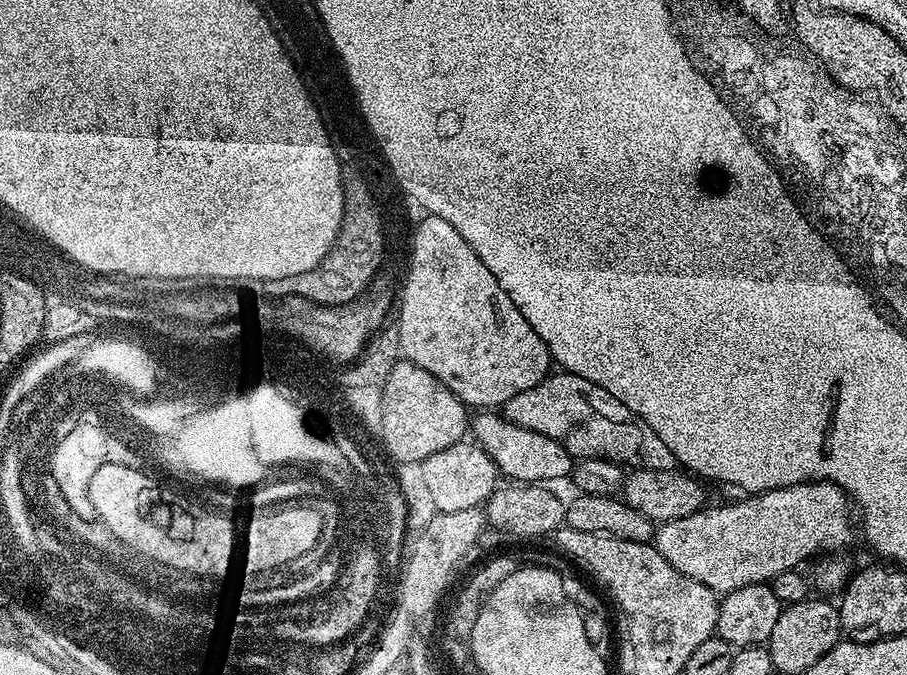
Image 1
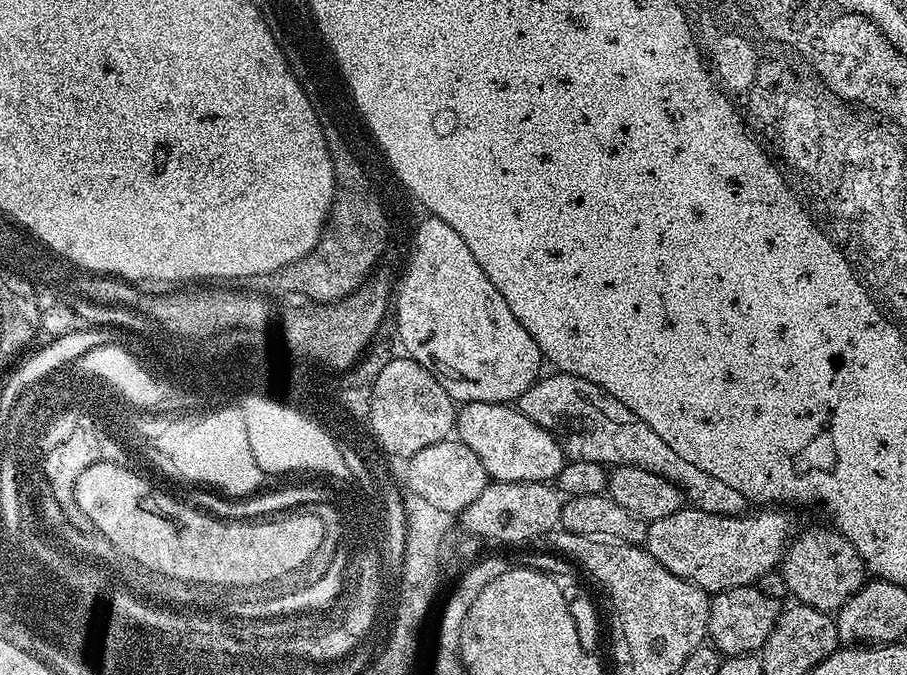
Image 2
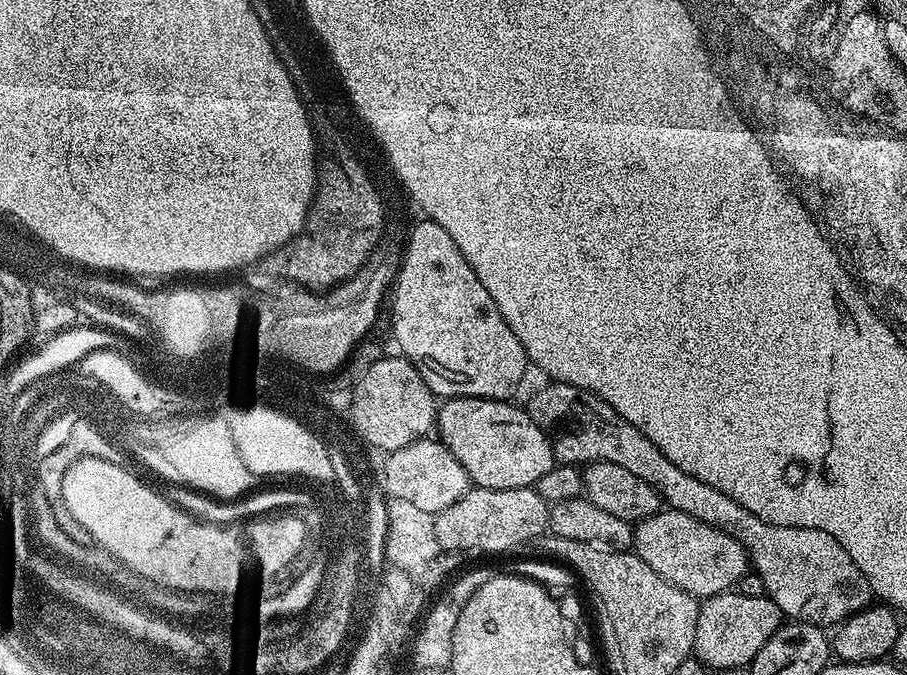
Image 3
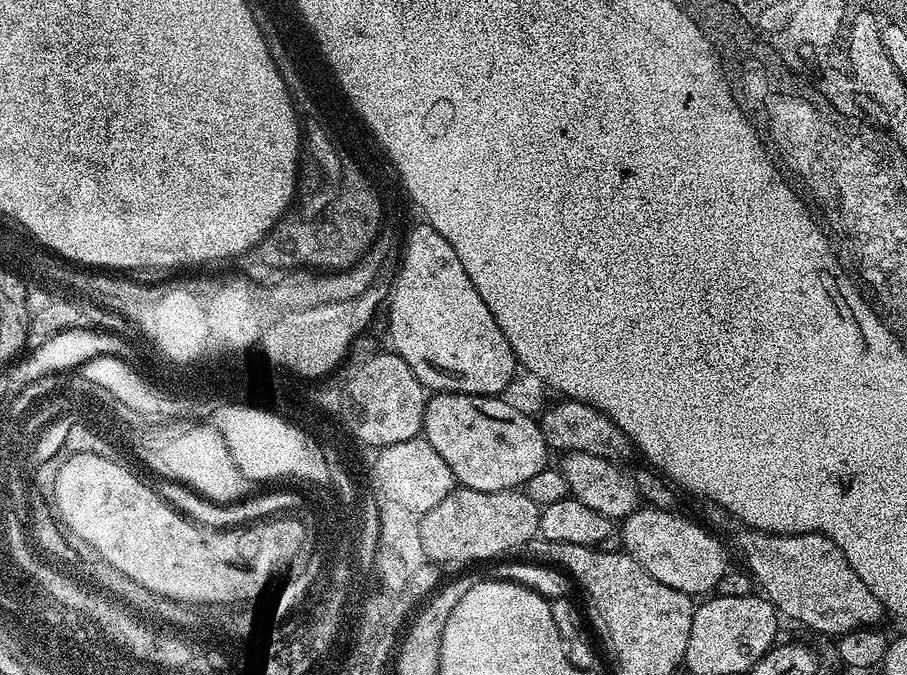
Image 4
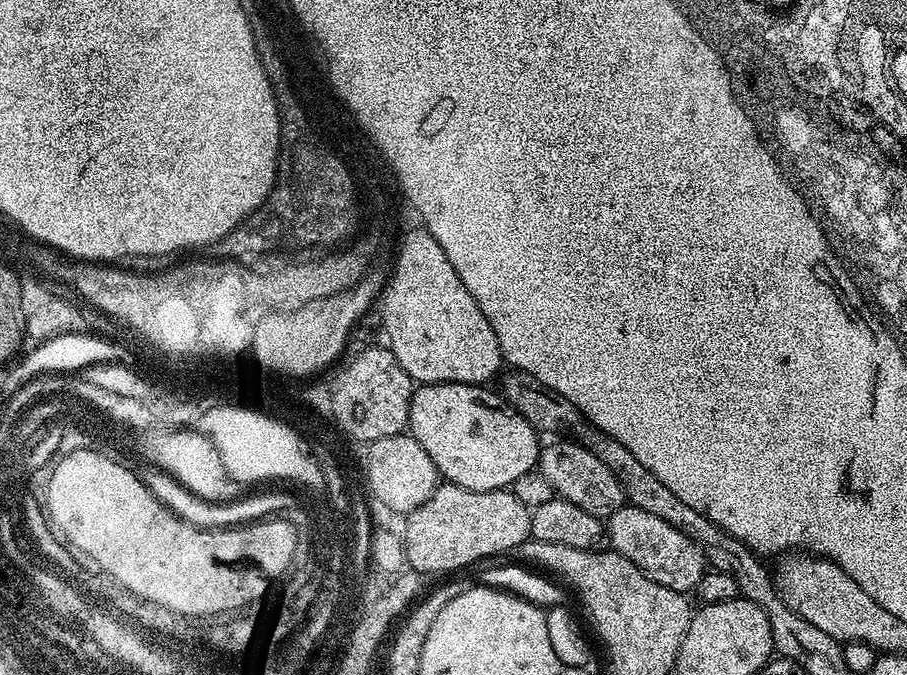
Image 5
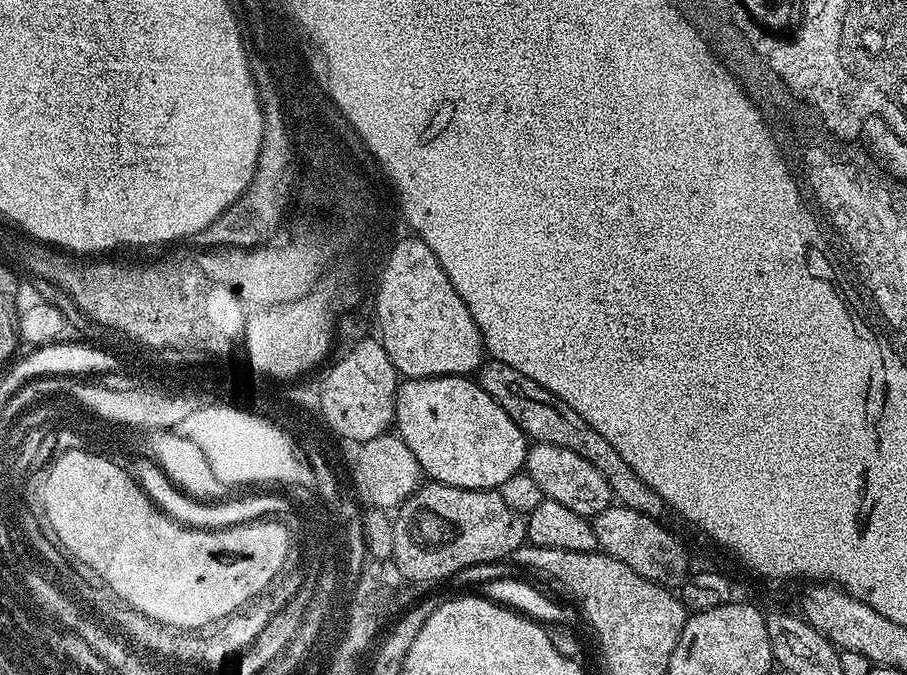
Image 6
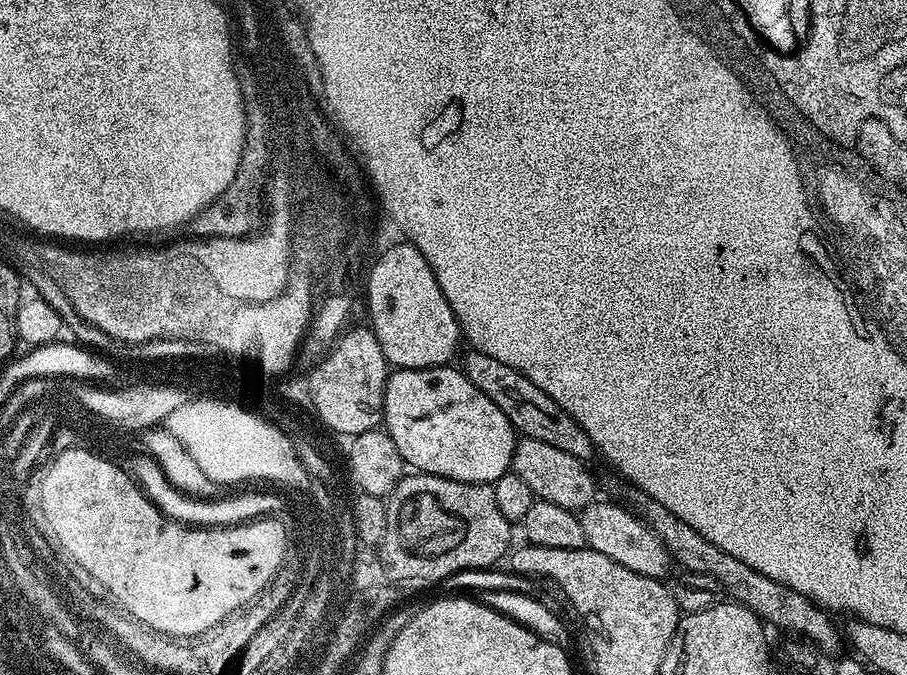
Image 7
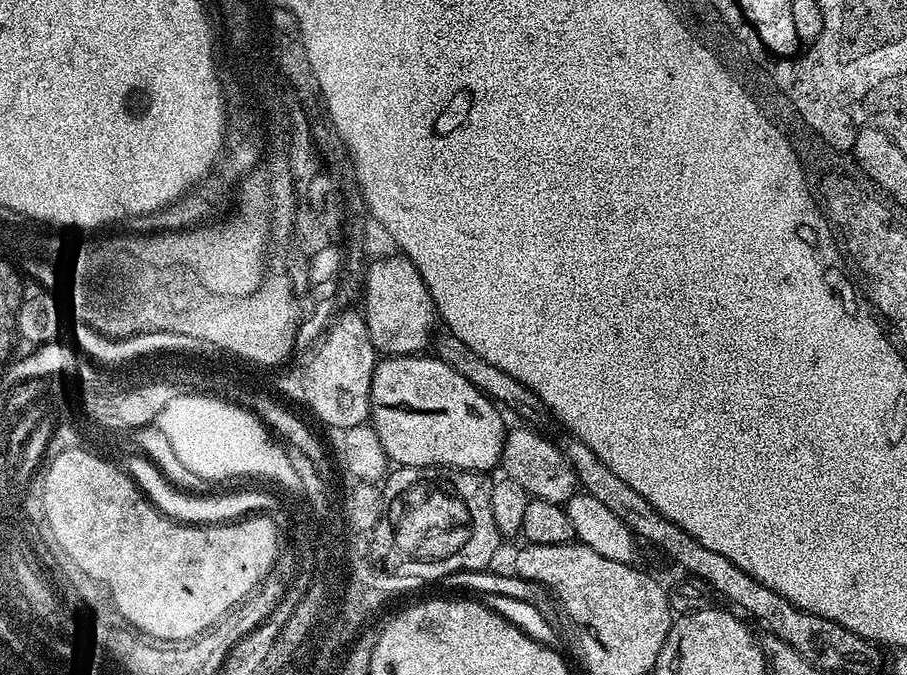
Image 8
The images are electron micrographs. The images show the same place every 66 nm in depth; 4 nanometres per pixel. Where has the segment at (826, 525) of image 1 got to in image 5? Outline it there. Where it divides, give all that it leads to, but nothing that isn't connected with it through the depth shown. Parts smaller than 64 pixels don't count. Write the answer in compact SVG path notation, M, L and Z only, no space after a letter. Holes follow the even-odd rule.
M631 506L619 508L613 516L607 517L606 540L611 551L622 554L622 558L630 558L630 562L651 580L675 592L691 593L704 577L706 561L701 548L686 538L682 530L674 530L670 522L654 518L654 514L646 514L646 510Z

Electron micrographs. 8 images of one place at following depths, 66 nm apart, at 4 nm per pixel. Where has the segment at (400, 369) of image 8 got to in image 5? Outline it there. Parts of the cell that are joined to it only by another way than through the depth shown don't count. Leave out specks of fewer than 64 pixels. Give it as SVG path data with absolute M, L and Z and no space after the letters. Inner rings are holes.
M422 384L413 391L412 401L410 402L410 414L408 415L407 431L417 440L426 450L426 454L430 454L430 458L434 462L434 466L440 471L441 477L449 484L457 484L466 490L474 490L475 492L489 492L490 490L498 490L499 488L511 489L512 483L518 478L522 478L522 474L533 471L540 462L540 449L542 440L536 429L522 416L516 412L515 408L507 402L503 395L491 392L491 387L481 386L479 384Z

